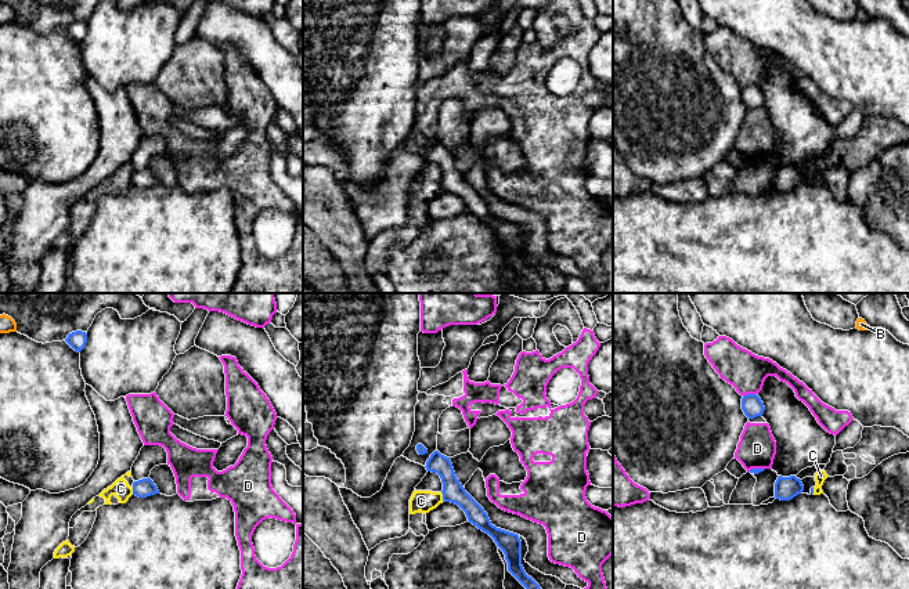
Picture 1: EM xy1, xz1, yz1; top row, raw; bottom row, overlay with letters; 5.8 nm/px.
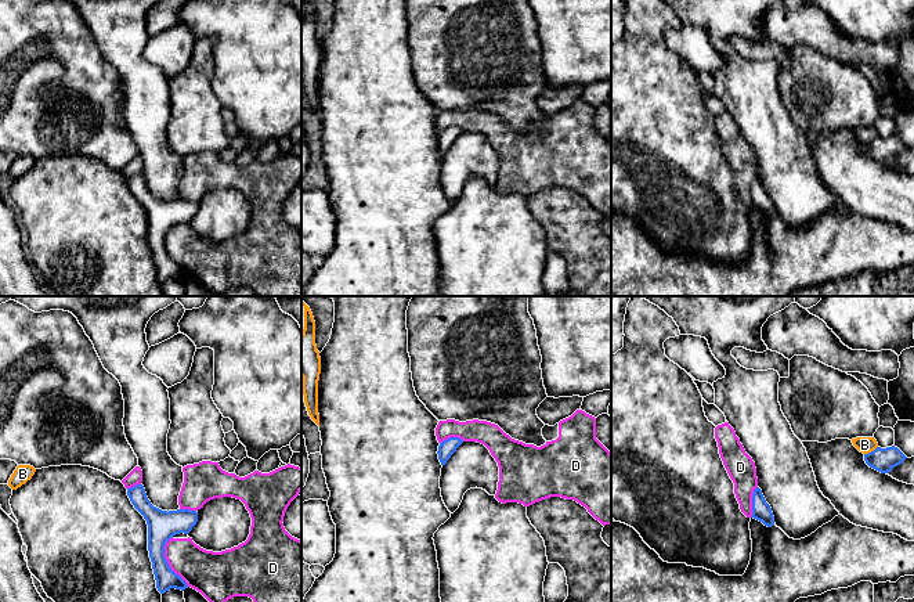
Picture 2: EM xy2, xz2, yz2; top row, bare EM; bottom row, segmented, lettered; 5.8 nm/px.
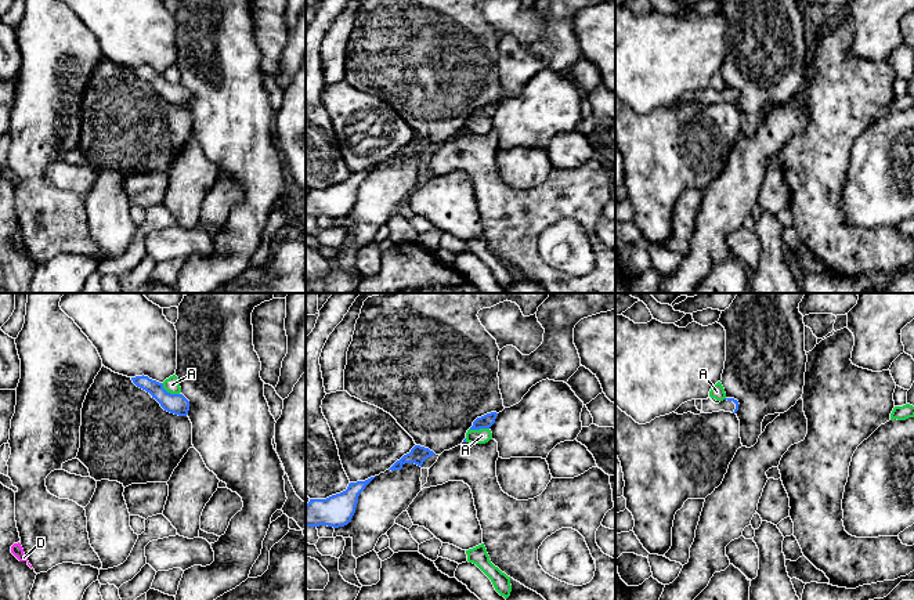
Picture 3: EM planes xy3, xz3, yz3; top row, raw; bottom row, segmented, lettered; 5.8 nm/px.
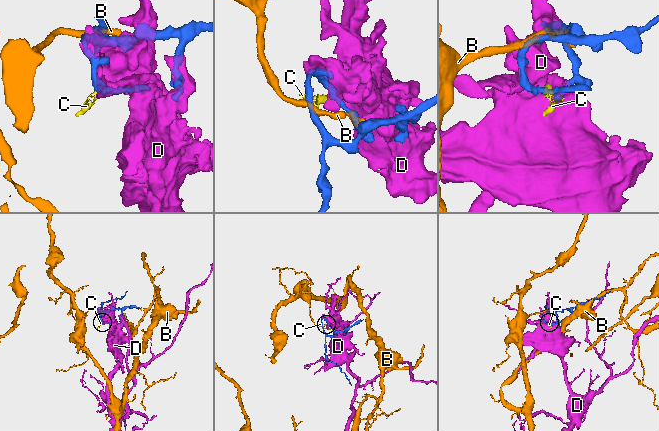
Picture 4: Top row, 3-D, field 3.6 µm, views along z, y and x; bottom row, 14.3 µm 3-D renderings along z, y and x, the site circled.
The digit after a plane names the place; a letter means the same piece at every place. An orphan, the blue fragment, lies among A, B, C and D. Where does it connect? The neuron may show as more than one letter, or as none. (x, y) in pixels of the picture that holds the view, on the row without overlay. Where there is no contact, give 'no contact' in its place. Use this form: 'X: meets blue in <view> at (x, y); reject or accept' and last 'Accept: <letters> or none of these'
A: meets blue in xy3 at (169, 83); reject
B: meets blue in yz2 at (871, 141); reject
C: meets blue in xz1 at (443, 187); reject
D: meets blue in xy2 at (166, 251); reject
Accept: none of these

